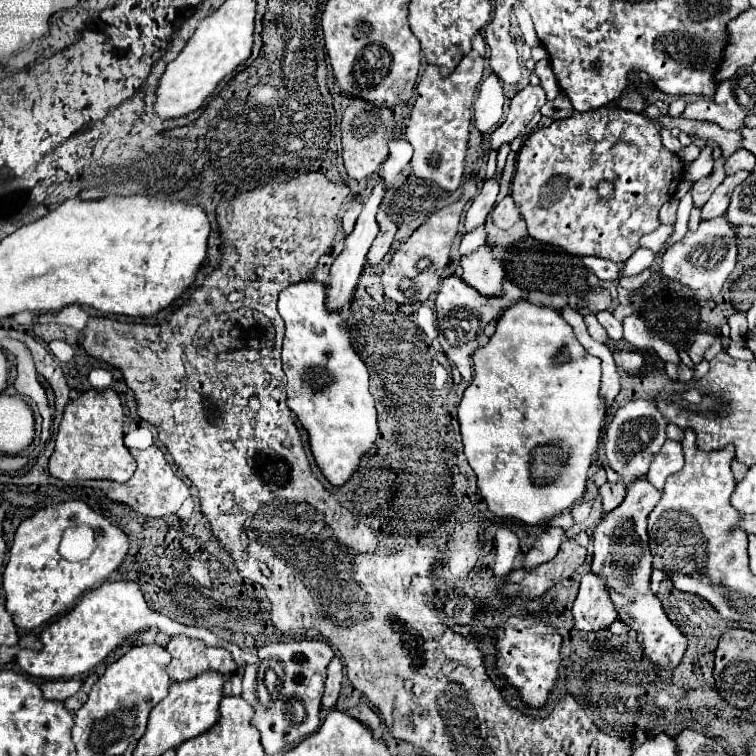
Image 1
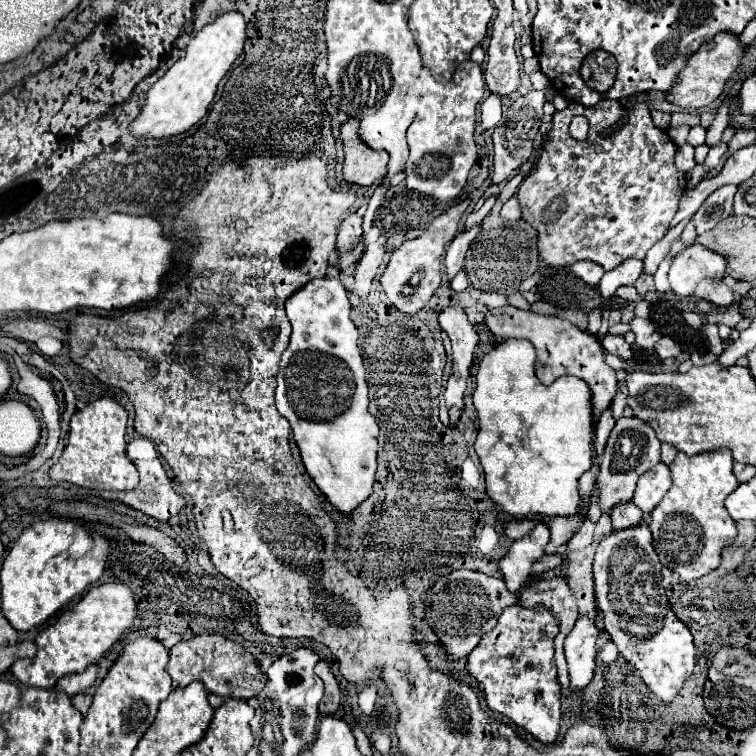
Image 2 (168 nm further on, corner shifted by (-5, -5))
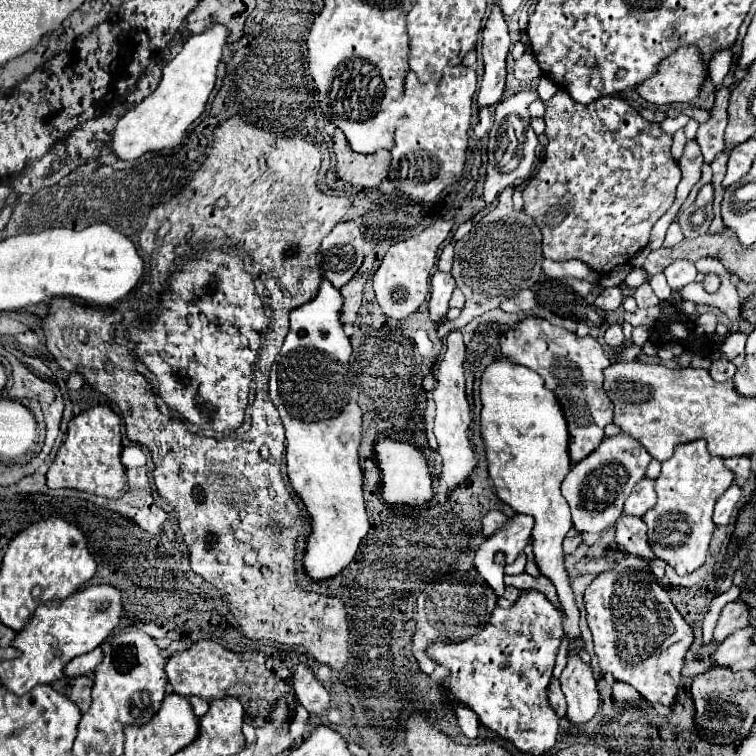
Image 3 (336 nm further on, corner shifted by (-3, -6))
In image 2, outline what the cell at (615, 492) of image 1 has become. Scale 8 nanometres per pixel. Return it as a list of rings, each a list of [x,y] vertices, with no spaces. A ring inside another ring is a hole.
[[[626,502],[626,504],[618,504],[614,510],[612,510],[612,524],[614,524],[614,530],[626,530],[626,528],[632,528],[632,526],[638,526],[642,520],[644,520],[644,514],[640,508],[636,508],[632,502]]]

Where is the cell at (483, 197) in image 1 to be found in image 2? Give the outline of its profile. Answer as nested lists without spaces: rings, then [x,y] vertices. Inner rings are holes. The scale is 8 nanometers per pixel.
[[[480,224],[474,226],[472,230],[468,230],[468,232],[458,234],[458,238],[450,244],[450,248],[448,248],[446,256],[444,256],[444,270],[446,270],[446,282],[448,282],[448,284],[450,284],[450,282],[454,280],[454,276],[462,270],[462,266],[464,266],[464,254],[466,254],[466,250],[470,248],[470,244],[472,244],[472,240],[476,238],[478,232],[480,232]]]

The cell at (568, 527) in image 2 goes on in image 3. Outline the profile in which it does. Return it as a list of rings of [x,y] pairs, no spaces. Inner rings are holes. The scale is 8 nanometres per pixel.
[[[529,542],[528,545],[524,548],[523,552],[527,557],[527,563],[525,567],[525,572],[533,577],[538,577],[541,575],[538,566],[536,565],[534,554],[532,551],[532,543]]]

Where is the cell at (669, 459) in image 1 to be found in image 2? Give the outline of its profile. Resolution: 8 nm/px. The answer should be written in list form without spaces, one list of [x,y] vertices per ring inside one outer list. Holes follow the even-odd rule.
[[[658,462],[652,470],[644,472],[638,478],[632,504],[638,506],[644,514],[650,514],[658,506],[662,496],[668,492],[668,488],[670,488],[670,468]]]

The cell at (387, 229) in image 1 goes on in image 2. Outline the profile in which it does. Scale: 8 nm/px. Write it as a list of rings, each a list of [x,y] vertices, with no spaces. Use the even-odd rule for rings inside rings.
[[[380,236],[376,242],[366,246],[366,252],[364,252],[362,260],[358,262],[358,268],[354,274],[354,286],[352,286],[352,292],[358,294],[360,298],[366,298],[364,294],[368,292],[382,260],[384,260],[384,254],[386,254],[386,238],[384,236]]]

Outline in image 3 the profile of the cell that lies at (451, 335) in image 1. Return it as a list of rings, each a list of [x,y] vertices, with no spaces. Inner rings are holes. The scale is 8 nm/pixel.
[[[450,331],[446,341],[446,355],[444,363],[440,363],[438,375],[436,375],[436,387],[434,387],[434,401],[436,401],[436,423],[434,423],[434,435],[438,441],[438,453],[442,455],[442,485],[436,491],[436,497],[444,501],[458,483],[462,483],[472,469],[476,467],[476,457],[470,447],[470,407],[464,393],[464,359],[466,359],[466,345],[460,331]]]

